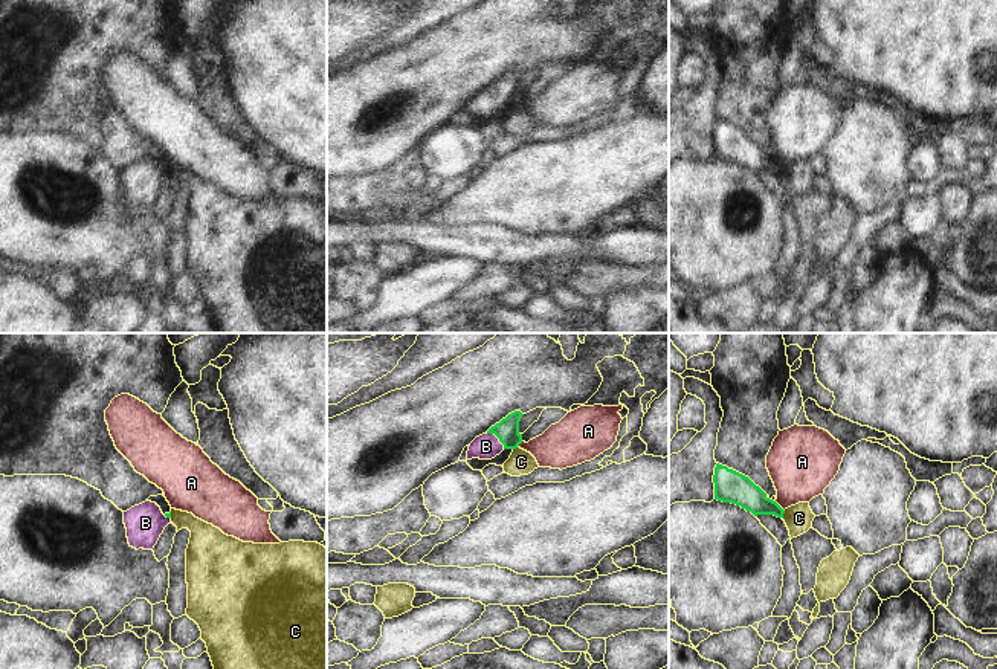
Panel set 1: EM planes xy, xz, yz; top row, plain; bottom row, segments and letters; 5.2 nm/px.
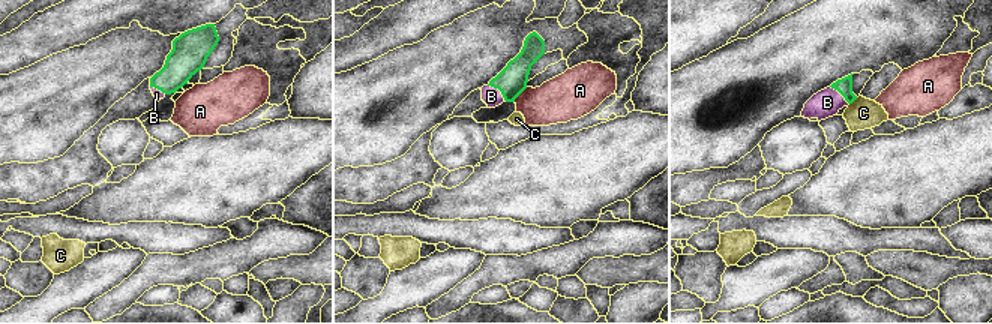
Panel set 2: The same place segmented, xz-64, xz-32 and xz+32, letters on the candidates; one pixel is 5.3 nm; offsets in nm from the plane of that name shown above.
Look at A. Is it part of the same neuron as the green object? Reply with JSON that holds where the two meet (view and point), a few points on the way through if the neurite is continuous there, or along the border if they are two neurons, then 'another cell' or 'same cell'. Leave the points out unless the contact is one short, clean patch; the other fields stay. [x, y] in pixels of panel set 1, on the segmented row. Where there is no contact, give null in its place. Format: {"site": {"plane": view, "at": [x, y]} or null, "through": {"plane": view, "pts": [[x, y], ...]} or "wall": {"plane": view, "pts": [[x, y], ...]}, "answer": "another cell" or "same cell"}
{"site": {"plane": "yz", "at": [779, 506]}, "wall": {"plane": "yz", "pts": [[774, 501], [784, 510]]}, "answer": "another cell"}

